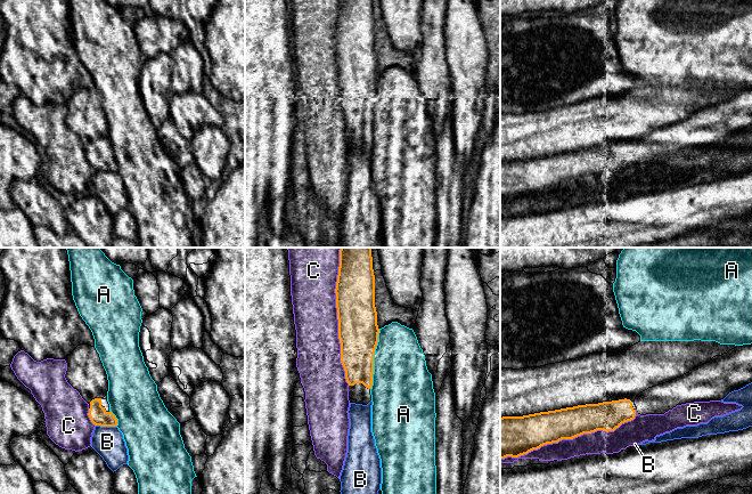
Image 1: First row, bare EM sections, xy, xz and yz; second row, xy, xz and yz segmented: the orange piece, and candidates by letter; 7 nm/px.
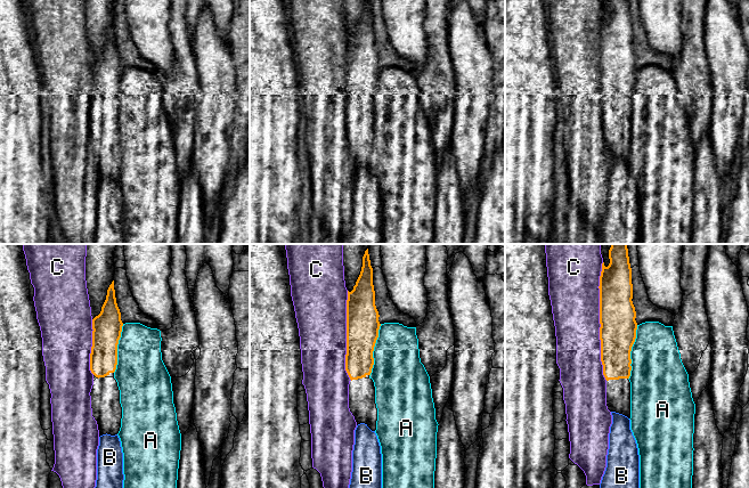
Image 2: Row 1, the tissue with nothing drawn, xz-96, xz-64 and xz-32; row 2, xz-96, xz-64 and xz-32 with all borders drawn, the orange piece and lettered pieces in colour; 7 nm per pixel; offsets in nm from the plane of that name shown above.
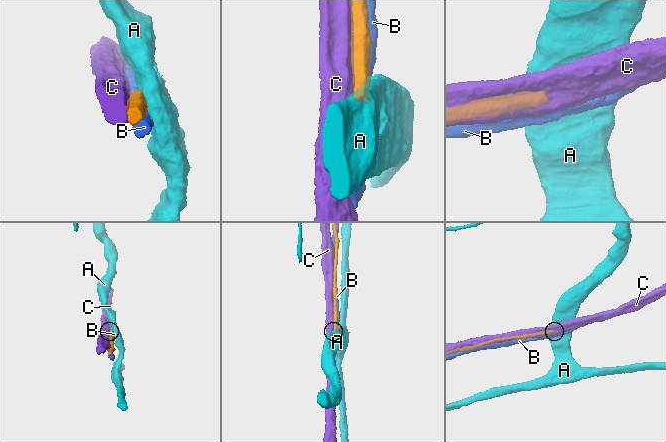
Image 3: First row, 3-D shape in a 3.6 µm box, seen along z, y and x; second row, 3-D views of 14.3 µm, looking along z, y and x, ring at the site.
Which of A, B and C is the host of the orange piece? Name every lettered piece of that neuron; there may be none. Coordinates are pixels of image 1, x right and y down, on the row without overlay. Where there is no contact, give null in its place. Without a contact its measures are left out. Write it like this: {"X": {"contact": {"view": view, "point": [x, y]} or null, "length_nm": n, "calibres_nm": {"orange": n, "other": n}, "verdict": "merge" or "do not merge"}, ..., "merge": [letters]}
{"A": {"contact": {"view": "xz", "point": [373, 104]}, "length_nm": 440, "calibres_nm": {"orange": 280, "other": 400}, "verdict": "do not merge"}, "B": {"contact": {"view": "xy", "point": [106, 170]}, "length_nm": 140, "calibres_nm": {"orange": 130, "other": 220}, "verdict": "do not merge"}, "C": {"contact": {"view": "yz", "point": [571, 183]}, "length_nm": 1000, "calibres_nm": {"orange": 240, "other": 160}, "verdict": "do not merge"}, "merge": []}

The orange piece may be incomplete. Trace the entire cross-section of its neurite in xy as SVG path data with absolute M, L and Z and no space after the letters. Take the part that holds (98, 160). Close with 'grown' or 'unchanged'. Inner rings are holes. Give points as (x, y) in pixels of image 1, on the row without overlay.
M95 143L90 146L88 160L95 170L100 171L117 170L117 163L115 162L115 160L112 156L107 156L105 152L101 151L101 143Z | unchanged

